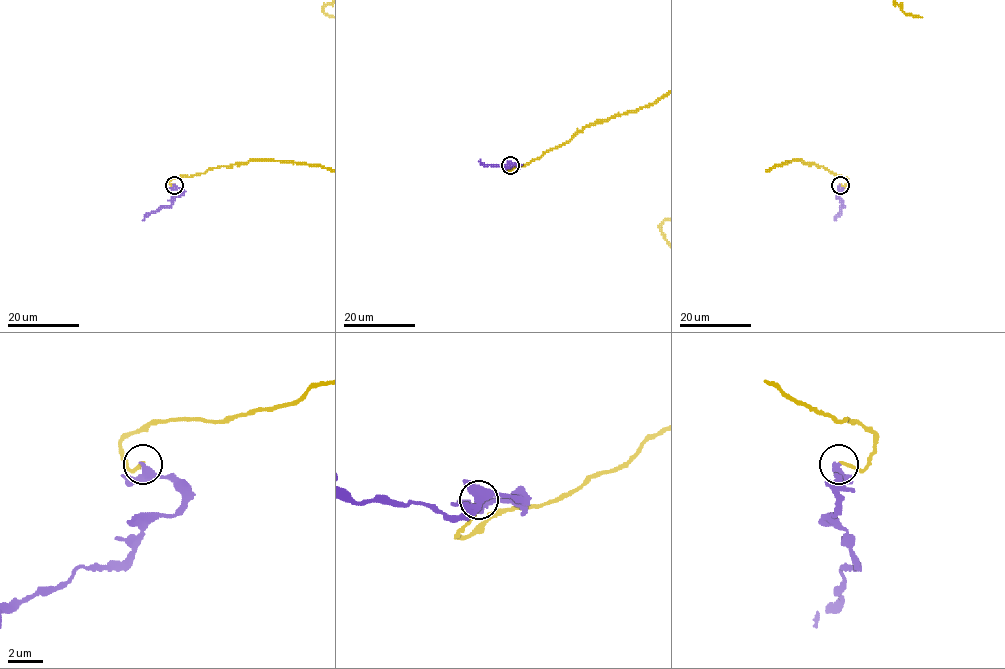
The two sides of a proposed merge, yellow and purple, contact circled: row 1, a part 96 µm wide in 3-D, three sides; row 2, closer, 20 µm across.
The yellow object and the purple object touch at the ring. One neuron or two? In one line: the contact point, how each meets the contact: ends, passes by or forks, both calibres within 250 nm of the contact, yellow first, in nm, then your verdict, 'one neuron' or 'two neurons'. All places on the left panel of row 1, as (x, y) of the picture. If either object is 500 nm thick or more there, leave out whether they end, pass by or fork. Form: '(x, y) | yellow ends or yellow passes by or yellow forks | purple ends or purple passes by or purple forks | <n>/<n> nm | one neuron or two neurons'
(174, 185) | yellow ends | purple passes by | 180/360 nm | one neuron

